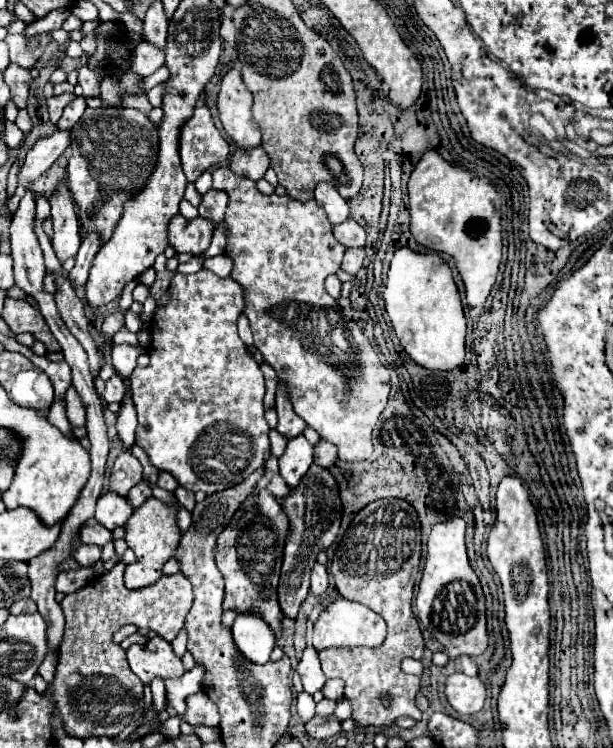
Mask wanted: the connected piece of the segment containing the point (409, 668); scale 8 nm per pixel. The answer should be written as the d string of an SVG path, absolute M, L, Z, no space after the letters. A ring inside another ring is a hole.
M405 658L401 662L401 669L404 673L414 674L419 677L424 673L424 668L421 661L412 658Z

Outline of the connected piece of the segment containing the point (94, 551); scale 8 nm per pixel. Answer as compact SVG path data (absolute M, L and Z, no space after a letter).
M80 545L78 551L74 551L72 559L74 559L80 567L90 567L90 565L94 565L94 563L100 561L100 553L102 553L100 547L94 547L94 545Z

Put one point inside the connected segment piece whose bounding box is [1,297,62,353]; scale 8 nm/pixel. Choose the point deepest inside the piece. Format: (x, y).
(22, 317)

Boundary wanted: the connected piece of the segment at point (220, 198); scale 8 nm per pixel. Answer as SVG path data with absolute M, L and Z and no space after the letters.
M208 191L198 207L198 213L200 217L204 219L210 219L214 223L214 227L218 227L222 221L224 221L224 211L226 211L226 205L228 205L228 195L222 193L222 191Z

